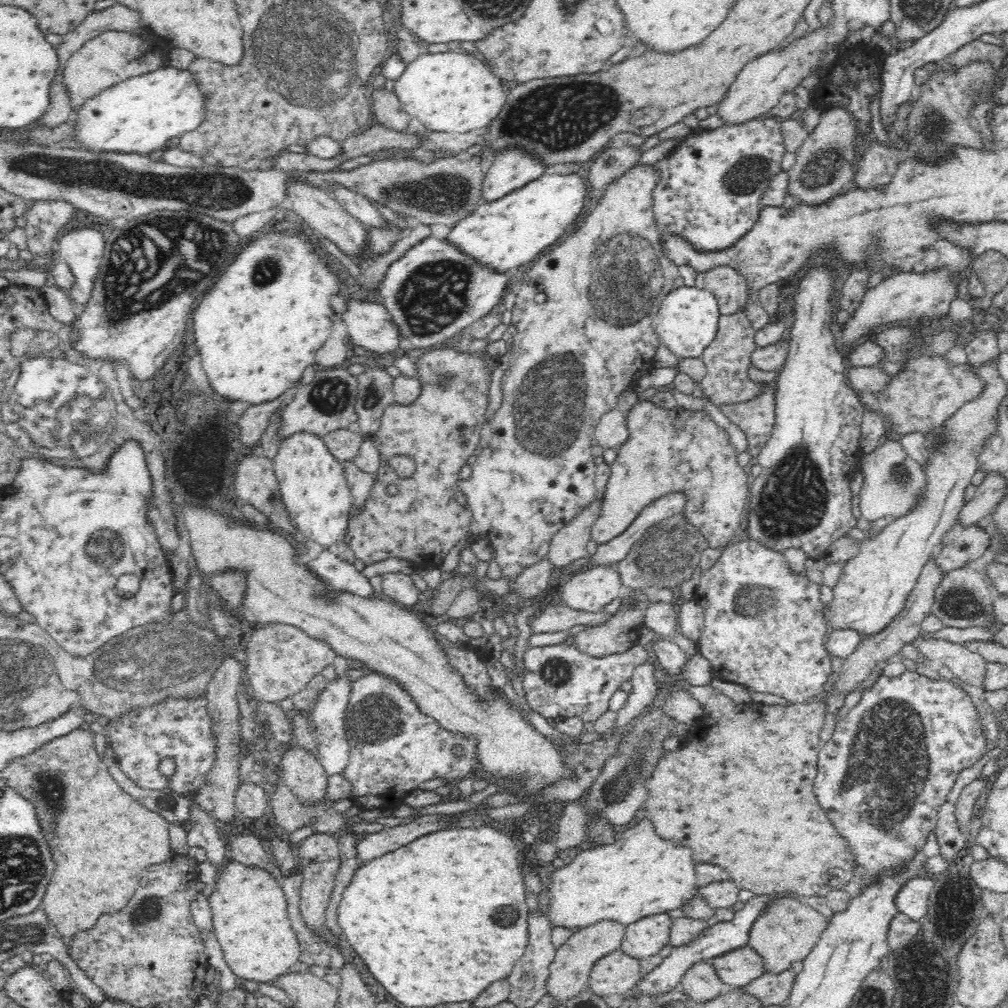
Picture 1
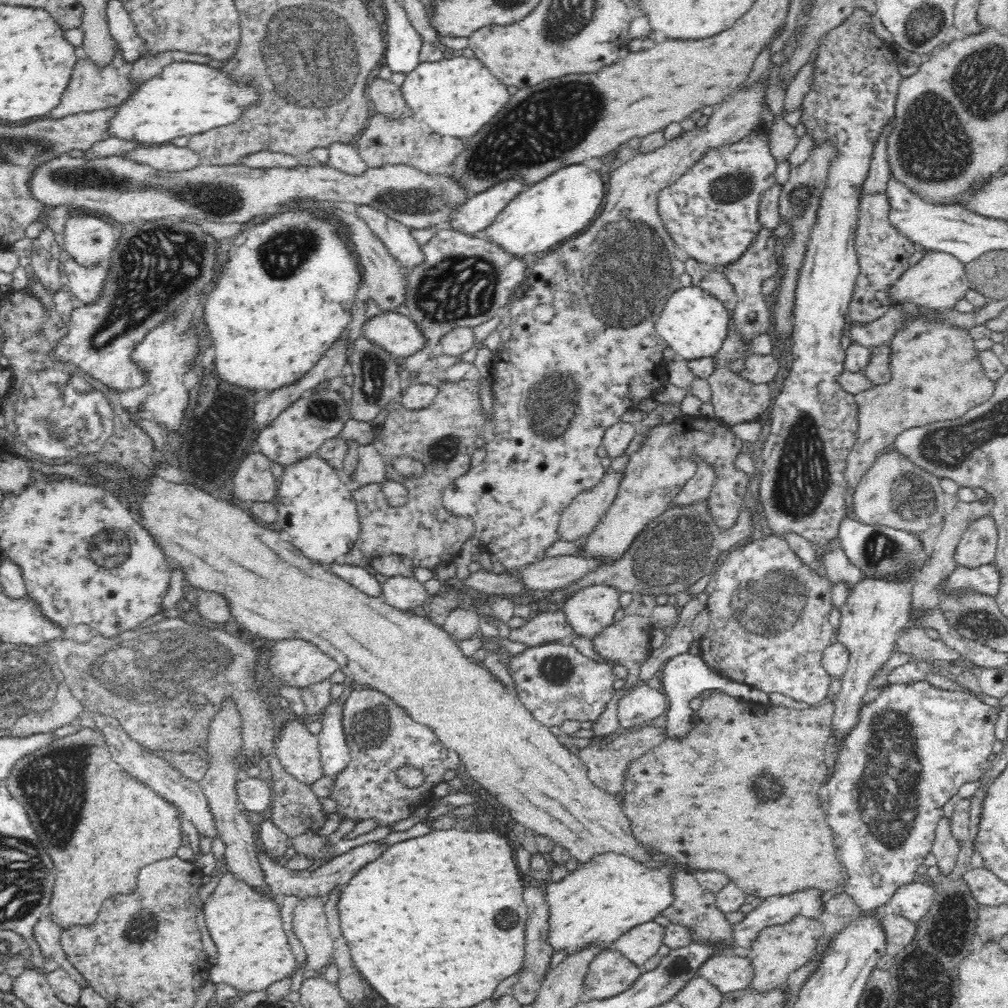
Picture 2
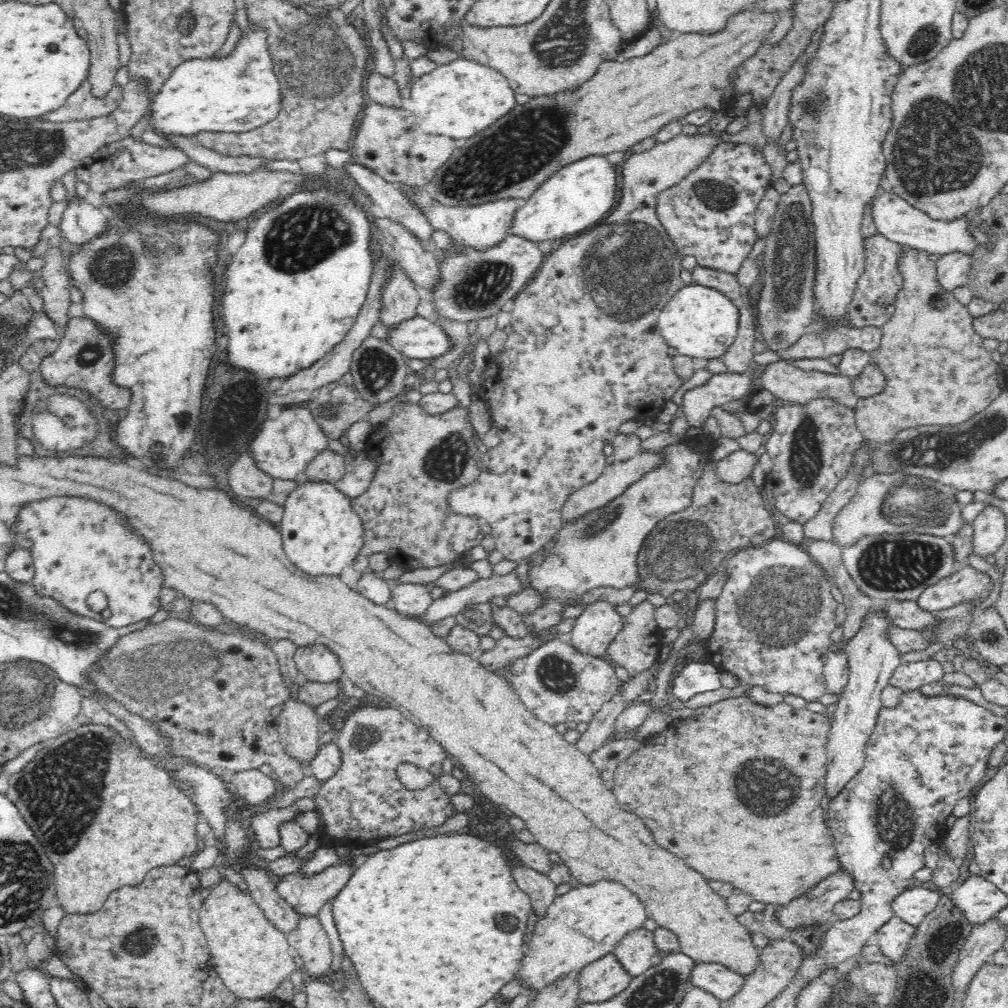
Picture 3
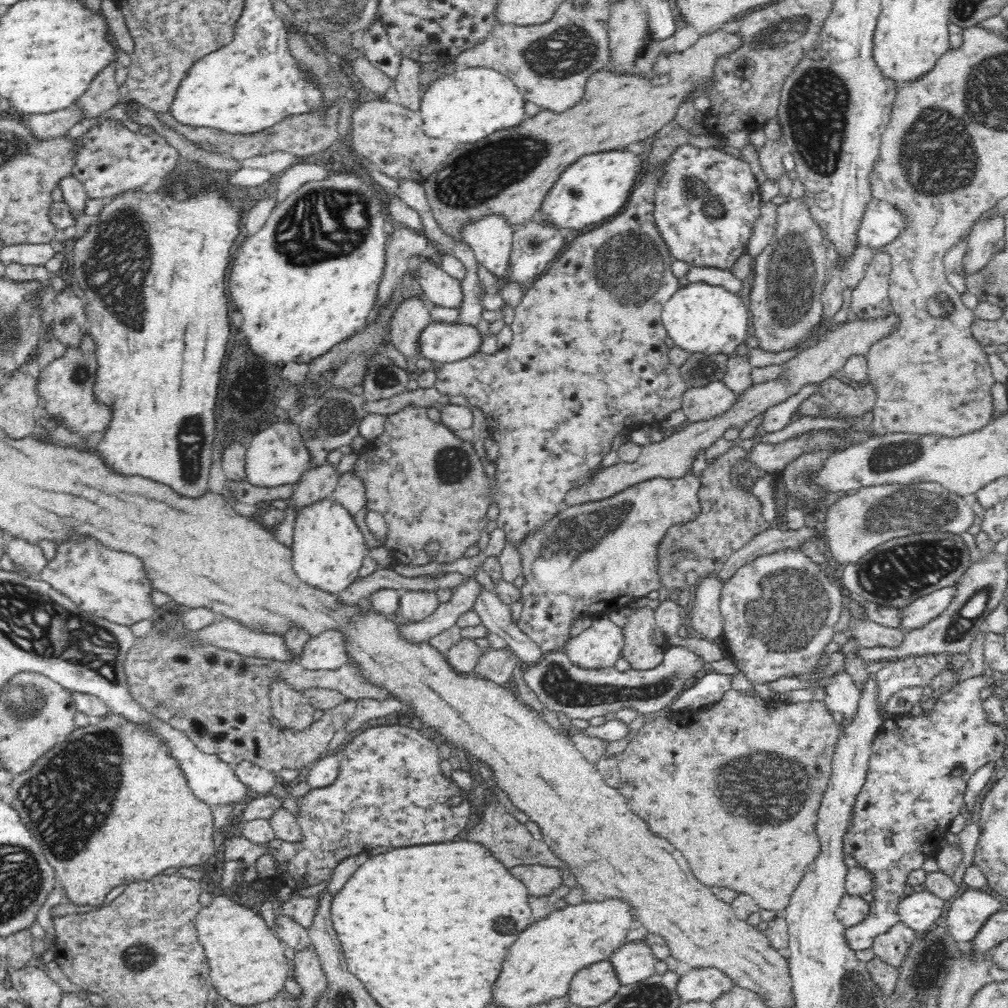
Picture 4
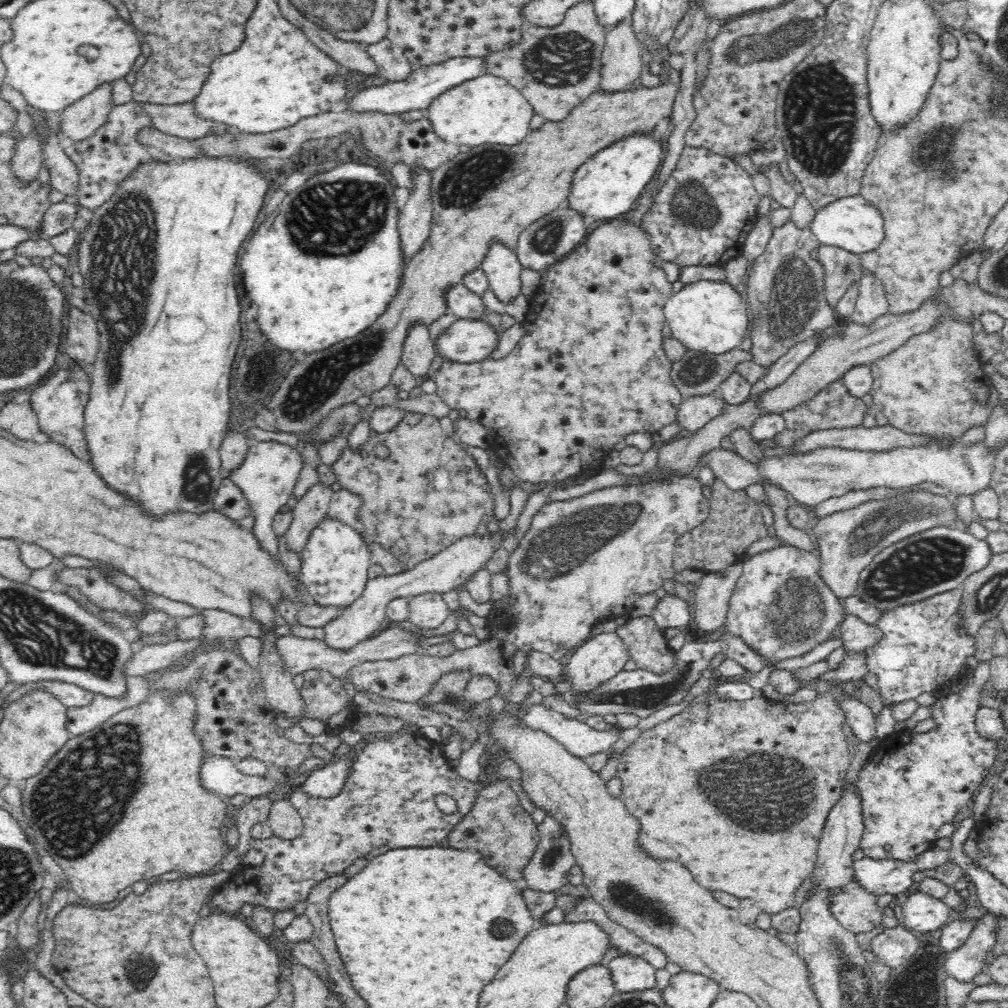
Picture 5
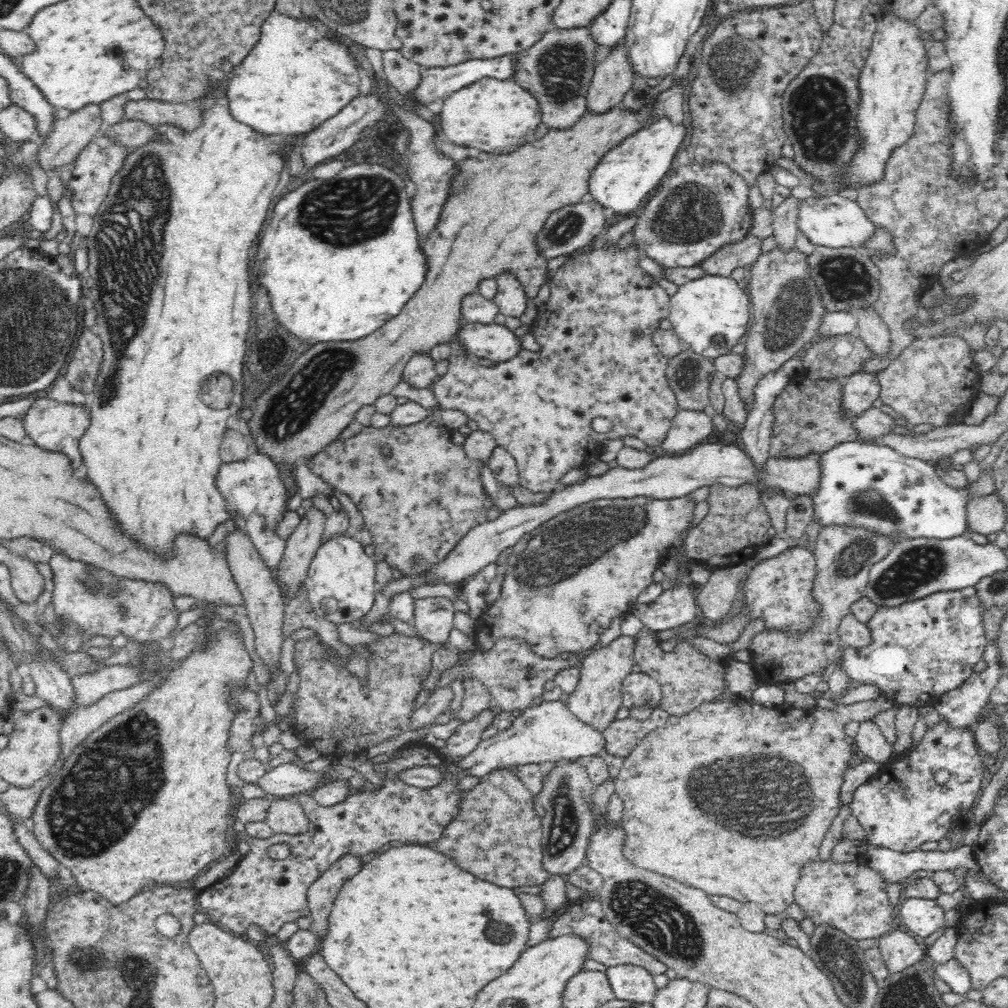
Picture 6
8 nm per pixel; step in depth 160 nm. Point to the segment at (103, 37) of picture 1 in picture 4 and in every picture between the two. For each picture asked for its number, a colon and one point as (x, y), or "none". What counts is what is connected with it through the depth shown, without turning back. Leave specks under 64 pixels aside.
2: (92, 86)
3: (82, 104)
4: (57, 123)

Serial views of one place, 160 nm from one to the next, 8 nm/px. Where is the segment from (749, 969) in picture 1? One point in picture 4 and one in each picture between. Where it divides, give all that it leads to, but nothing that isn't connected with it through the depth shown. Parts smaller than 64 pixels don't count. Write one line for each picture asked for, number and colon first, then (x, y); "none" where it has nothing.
2: (728, 972)
3: (723, 982)
4: (708, 984)

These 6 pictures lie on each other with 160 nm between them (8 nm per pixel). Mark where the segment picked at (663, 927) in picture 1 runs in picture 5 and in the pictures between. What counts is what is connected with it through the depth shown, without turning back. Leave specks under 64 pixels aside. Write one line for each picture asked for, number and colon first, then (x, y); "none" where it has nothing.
2: (641, 942)
3: (635, 951)
4: (634, 961)
5: (630, 973)

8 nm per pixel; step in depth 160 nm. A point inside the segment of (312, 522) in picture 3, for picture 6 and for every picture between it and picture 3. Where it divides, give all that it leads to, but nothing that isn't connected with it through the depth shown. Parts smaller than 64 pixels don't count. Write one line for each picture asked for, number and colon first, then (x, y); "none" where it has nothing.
4: (327, 549)
5: (334, 561)
6: (340, 582)

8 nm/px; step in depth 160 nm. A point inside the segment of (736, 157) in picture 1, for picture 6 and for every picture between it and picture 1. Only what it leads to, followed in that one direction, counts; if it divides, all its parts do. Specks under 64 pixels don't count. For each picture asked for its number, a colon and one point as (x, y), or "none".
2: (712, 209)
3: (710, 215)
4: (696, 176)
5: (702, 214)
6: (703, 207)

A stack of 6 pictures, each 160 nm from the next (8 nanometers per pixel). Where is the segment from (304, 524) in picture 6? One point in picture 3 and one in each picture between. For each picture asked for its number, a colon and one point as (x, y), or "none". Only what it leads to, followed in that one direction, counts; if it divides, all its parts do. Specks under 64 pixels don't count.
3: (328, 465)
4: (318, 481)
5: (313, 505)

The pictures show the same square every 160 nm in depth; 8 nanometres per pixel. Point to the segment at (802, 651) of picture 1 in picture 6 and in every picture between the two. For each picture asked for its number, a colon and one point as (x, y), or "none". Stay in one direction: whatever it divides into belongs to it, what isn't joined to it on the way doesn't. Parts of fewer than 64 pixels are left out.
2: (768, 614)
3: (773, 620)
4: (779, 611)
5: (780, 607)
6: (779, 591)

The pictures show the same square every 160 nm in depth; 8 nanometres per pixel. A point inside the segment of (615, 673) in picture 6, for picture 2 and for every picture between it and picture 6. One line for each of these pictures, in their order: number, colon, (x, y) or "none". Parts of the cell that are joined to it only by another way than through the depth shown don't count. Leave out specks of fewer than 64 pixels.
2: (589, 610)
3: (598, 623)
4: (599, 645)
5: (594, 660)

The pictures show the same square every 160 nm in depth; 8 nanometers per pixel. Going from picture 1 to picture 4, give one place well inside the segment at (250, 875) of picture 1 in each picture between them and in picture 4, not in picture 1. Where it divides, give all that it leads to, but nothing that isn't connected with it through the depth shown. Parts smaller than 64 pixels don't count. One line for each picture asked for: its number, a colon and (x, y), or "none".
2: (253, 951)
3: (252, 956)
4: (247, 963)

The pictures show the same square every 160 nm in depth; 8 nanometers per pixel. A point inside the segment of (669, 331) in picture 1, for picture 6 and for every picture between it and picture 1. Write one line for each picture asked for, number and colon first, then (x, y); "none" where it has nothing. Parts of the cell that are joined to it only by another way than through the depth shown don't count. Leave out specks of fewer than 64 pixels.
2: (692, 322)
3: (700, 322)
4: (700, 317)
5: (706, 316)
6: (710, 314)

